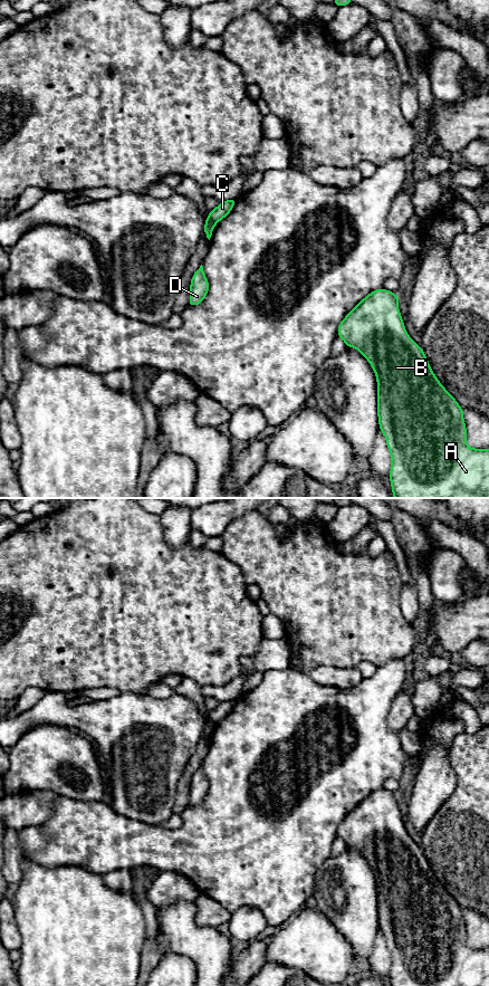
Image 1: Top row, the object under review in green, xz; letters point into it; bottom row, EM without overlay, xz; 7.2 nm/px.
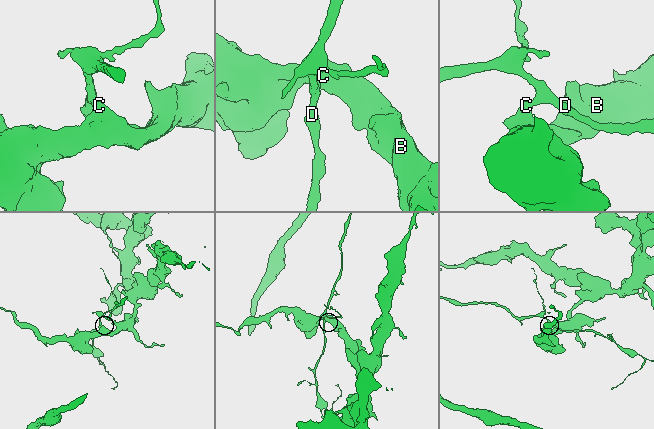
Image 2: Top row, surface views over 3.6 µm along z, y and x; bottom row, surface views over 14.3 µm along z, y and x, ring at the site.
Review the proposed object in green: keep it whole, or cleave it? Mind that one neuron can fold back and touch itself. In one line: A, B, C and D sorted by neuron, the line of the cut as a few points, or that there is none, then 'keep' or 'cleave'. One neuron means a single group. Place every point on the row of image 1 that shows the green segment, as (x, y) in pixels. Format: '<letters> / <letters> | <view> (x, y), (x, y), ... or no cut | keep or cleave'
A B C / D | xz (207, 218), (216, 222) | cleave

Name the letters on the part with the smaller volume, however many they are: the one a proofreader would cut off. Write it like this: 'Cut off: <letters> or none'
Cut off: D

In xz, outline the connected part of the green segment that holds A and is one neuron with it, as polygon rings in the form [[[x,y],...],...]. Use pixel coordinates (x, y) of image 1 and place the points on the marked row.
[[[384,288],[373,290],[345,316],[337,329],[337,336],[345,342],[347,347],[355,347],[359,351],[372,365],[375,373],[377,381],[378,425],[386,439],[386,444],[391,453],[391,471],[389,478],[391,480],[392,494],[394,498],[489,498],[489,449],[474,449],[467,446],[467,429],[463,420],[463,409],[437,379],[422,347],[409,336],[397,303],[397,294]]]

